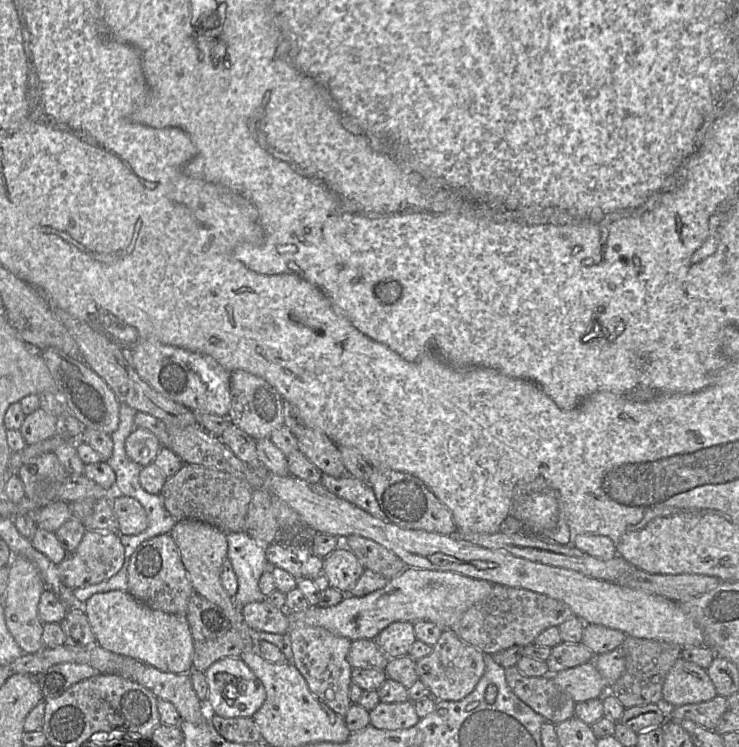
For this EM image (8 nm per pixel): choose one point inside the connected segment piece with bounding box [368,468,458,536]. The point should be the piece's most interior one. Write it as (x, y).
(407, 502)

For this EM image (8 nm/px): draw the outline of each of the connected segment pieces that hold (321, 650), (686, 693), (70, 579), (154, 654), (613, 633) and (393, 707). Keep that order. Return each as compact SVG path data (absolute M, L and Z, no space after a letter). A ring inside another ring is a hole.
M303 622L295 623L289 631L293 651L292 663L305 678L310 691L325 705L343 718L352 702L350 684L353 667L349 662L349 650L352 641L321 628L307 626Z
M680 658L665 680L662 705L675 708L707 702L716 696L716 688L707 670Z
M87 530L76 548L58 564L62 583L71 590L101 583L116 575L124 563L124 546L118 532Z
M114 590L96 593L82 606L96 638L104 649L128 656L160 671L190 674L194 640L186 616L153 609L128 591Z
M585 624L581 643L596 656L621 648L626 637L627 635L620 630Z
M410 700L401 703L384 703L380 701L369 712L370 725L378 729L408 729L416 725L420 720L415 711L414 702Z

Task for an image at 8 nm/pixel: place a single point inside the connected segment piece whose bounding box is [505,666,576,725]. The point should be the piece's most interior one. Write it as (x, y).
(541, 694)

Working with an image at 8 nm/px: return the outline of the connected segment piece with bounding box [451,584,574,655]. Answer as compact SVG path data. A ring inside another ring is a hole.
M494 584L491 594L469 608L451 630L463 642L493 655L512 646L533 644L541 632L558 627L573 616L572 610L559 600L526 589Z

